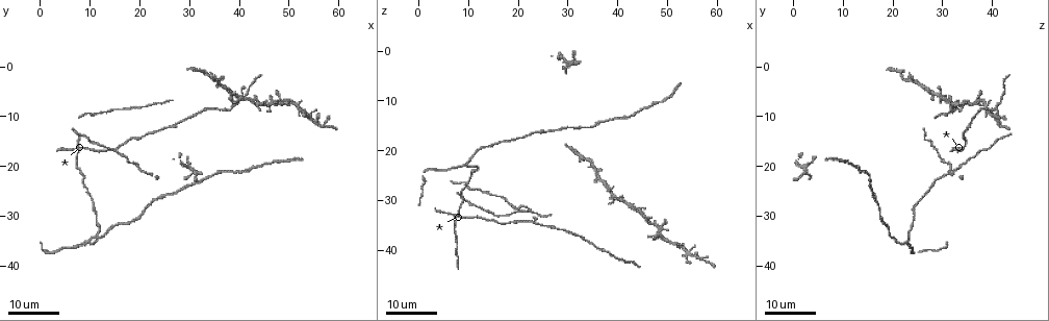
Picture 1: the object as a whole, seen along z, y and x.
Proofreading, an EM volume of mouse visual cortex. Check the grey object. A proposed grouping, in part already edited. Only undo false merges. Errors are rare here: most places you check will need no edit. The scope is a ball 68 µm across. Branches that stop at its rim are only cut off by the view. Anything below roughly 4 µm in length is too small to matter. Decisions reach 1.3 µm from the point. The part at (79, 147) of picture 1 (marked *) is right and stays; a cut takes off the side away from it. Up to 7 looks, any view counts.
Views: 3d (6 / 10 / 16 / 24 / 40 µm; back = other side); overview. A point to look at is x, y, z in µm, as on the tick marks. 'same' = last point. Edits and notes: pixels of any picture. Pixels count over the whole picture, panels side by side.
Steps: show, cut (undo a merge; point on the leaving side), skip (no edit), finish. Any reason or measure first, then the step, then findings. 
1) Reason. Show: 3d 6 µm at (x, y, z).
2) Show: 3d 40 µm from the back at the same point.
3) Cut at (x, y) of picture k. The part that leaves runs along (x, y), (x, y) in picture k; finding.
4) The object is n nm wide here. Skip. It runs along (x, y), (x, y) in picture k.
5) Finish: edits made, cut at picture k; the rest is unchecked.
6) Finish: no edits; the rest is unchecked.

Thick turns thin. Show: 3d 16 µm at (28.0, 24.5, 16.0).

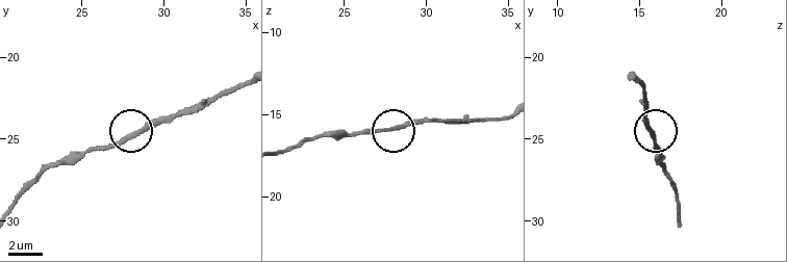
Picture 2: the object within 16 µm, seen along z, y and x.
Show: 3d 6 µm at (28.0, 24.8, 15.8).

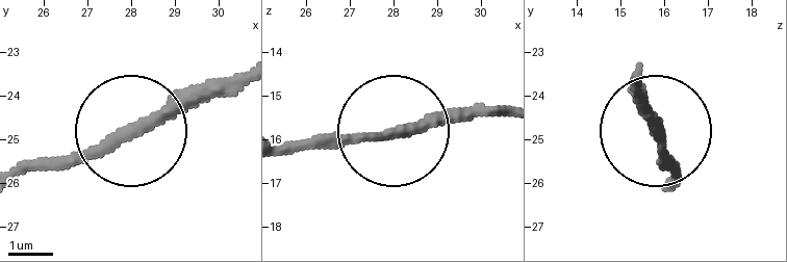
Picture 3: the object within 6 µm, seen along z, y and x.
Skip. It runs along (288, 145), (344, 145), (497, 111) in picture 3; continuous, no second cell.

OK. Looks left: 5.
Four arms meet. Show: 3d 24 µm at (49.0, 7.0, 36.5).

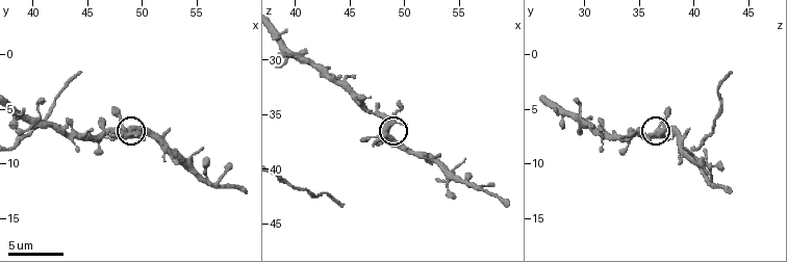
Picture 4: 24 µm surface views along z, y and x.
Show: 3d 10 µm at (48.4, 7.2, 36.6).

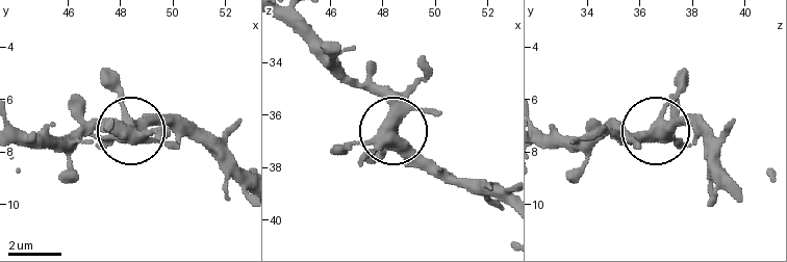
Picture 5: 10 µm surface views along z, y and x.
4 arms meet here. Skip. Continuous, no second cell.

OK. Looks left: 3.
Show: 3d 24 µm at (15.5, 17.0, 28.5).

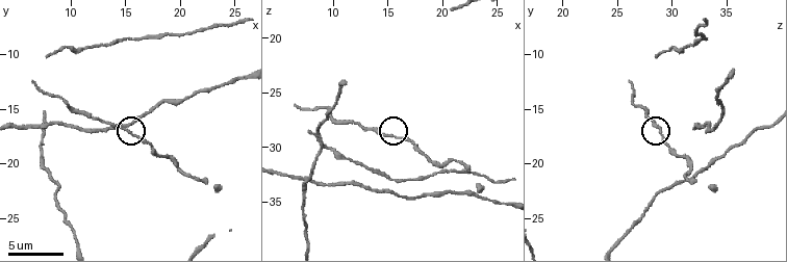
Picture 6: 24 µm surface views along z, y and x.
Show: 3d 6 µm at (15.6, 17.4, 29.0).

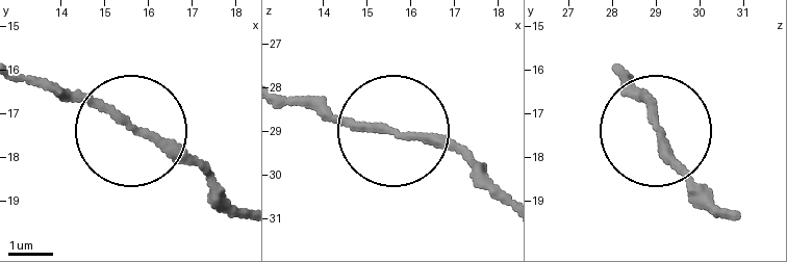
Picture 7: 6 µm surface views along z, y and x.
Skip. Continuous, no second cell.

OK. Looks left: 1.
Finish: no edits; the rest is unchecked.

